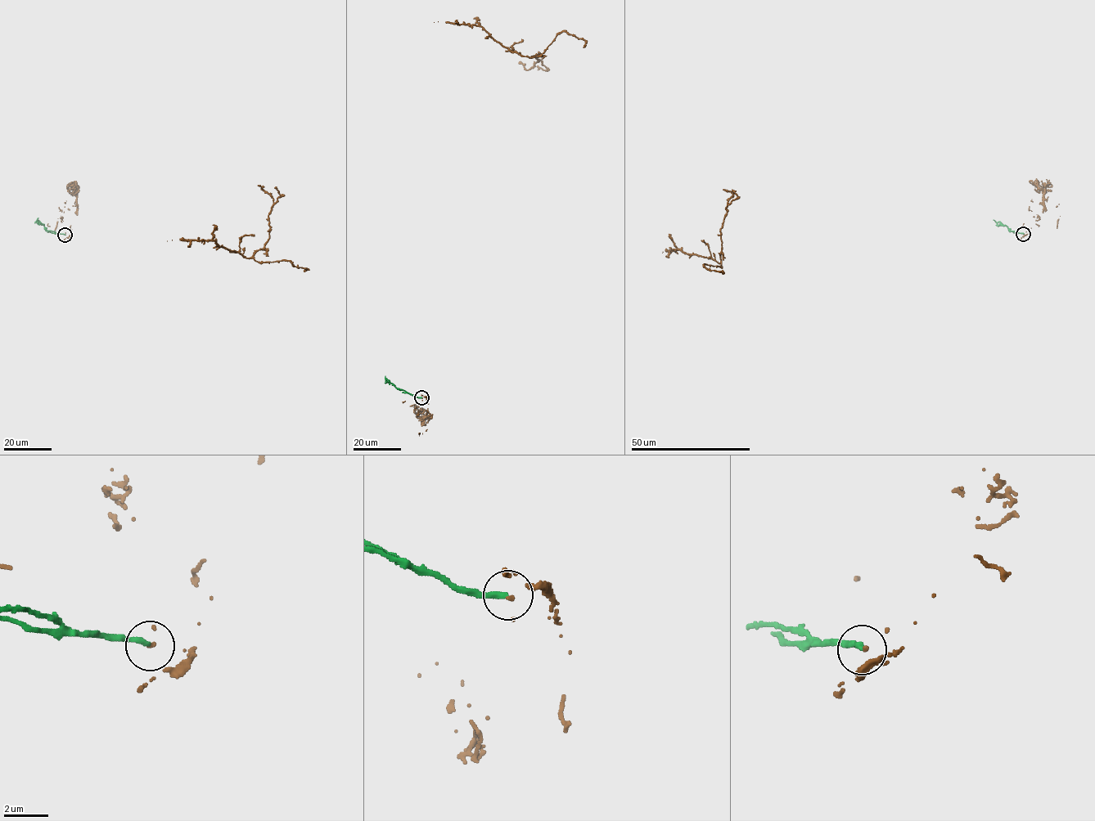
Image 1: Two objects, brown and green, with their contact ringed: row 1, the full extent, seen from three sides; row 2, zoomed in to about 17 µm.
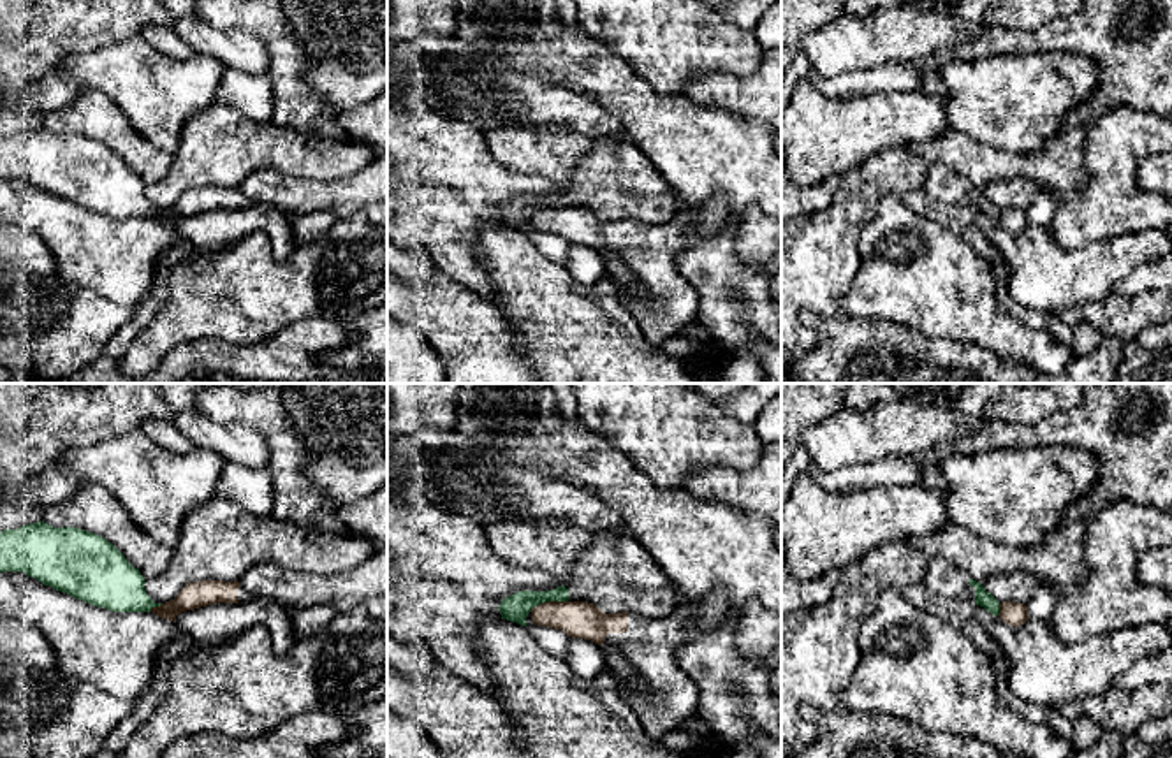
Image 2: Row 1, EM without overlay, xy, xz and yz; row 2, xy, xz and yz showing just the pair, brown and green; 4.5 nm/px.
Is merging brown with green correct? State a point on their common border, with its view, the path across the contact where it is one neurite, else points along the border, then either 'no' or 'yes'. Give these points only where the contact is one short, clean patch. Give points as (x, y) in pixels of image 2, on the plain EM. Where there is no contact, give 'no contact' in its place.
contact xz (548, 208); border xz (567, 206), (546, 206), (530, 217); no

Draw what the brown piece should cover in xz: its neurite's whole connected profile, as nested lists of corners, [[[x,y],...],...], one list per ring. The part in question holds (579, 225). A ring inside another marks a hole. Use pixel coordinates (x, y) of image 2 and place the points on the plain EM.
[[[716,192],[700,208],[679,211],[660,225],[637,218],[605,220],[588,208],[546,208],[531,215],[531,227],[572,244],[614,251],[630,267],[637,285],[632,294],[616,283],[619,297],[646,341],[660,348],[700,317],[700,297],[681,274],[678,257],[709,237],[727,215],[729,197]]]

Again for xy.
[[[199,186],[188,188],[174,206],[153,213],[150,218],[155,222],[176,227],[176,222],[187,216],[201,215],[211,209],[238,209],[248,208],[253,202],[246,199],[238,186]]]

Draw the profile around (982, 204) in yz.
[[[945,162],[929,165],[924,188],[943,204],[971,208],[993,222],[1000,220],[1000,208]]]

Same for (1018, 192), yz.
[[[1015,176],[985,183],[982,192],[1000,209],[1015,208],[1026,211],[1038,195],[1040,185],[1035,179]]]

